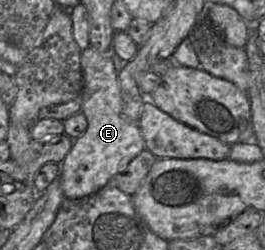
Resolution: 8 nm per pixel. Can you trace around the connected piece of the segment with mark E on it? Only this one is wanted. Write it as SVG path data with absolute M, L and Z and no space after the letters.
M89 45L81 54L81 70L81 112L87 118L88 127L81 137L73 141L71 150L60 164L58 178L67 199L80 199L94 194L145 149L145 141L138 123L129 122L122 115L123 103L118 70L108 51L99 52Z

